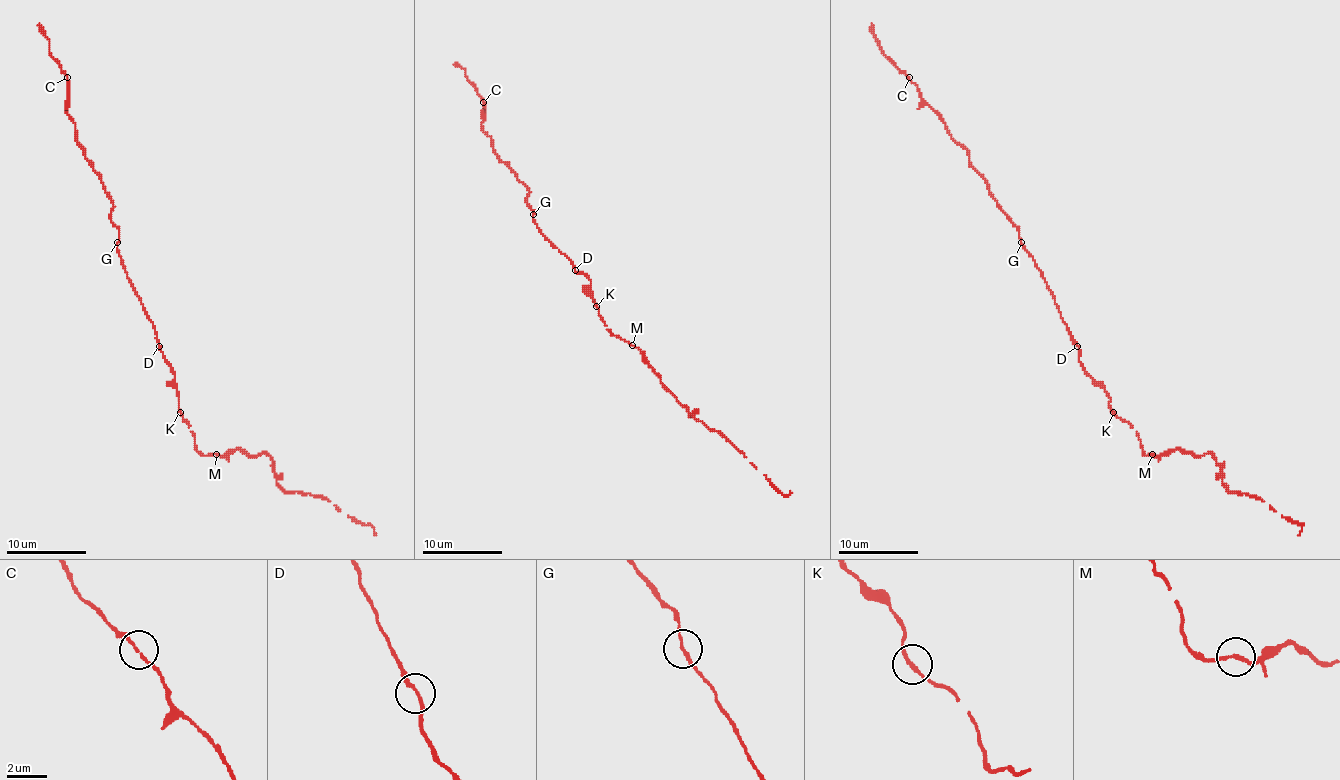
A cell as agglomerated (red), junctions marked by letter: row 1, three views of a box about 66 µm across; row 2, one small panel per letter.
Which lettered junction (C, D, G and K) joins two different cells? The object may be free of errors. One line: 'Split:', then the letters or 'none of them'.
Split: none of them

